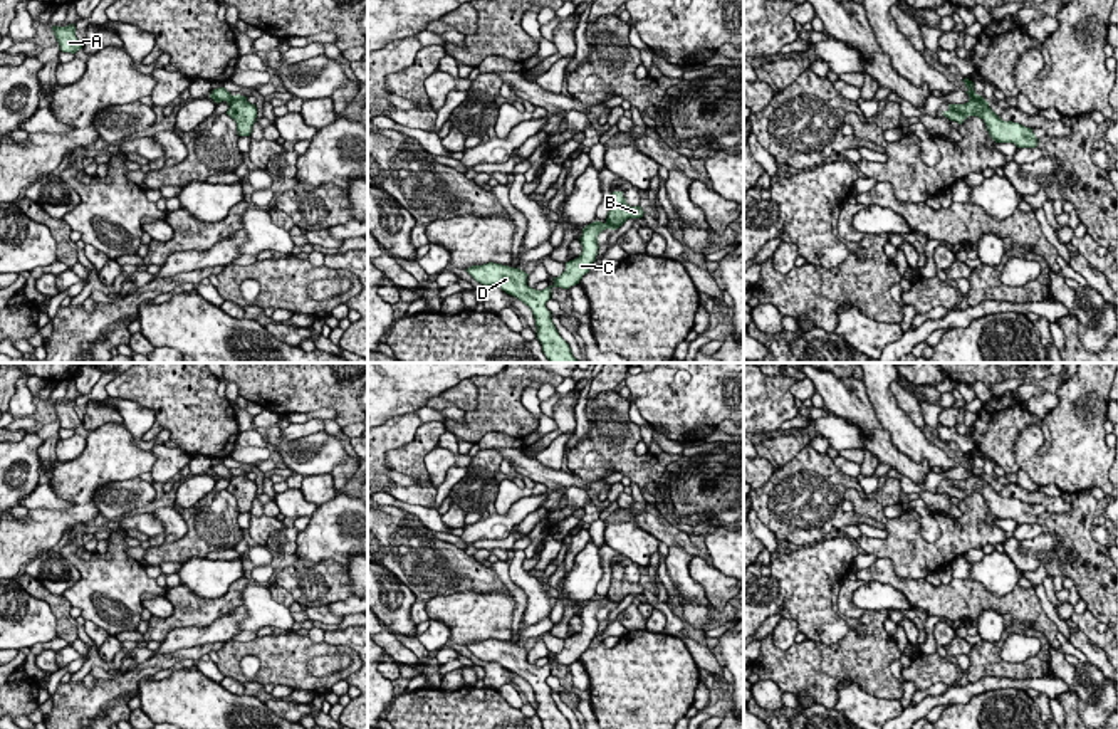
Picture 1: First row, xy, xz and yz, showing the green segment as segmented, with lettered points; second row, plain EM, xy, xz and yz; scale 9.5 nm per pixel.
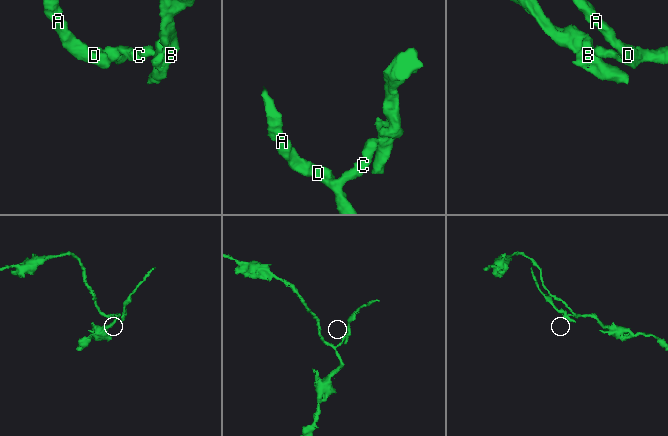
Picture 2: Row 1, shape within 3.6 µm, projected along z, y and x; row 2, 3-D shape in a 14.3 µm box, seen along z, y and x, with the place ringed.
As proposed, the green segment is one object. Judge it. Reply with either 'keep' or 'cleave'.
cleave

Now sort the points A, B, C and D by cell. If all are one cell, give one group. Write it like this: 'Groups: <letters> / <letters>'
Groups: A C D / B

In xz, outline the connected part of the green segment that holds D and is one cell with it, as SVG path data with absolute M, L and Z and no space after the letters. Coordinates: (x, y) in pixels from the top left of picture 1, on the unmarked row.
M494 638L472 642L467 648L477 658L483 662L497 662L530 684L537 702L537 716L541 717L544 729L571 729L569 721L559 712L551 695L551 687L546 684L546 679L551 675L552 662L542 667L532 665L527 662L529 650L519 643L514 645Z

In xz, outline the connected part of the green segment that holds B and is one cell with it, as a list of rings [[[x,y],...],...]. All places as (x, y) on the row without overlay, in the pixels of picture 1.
[[[613,568],[613,578],[608,588],[606,601],[611,606],[619,605],[628,595],[641,595],[641,583],[630,583],[623,573],[623,568]]]

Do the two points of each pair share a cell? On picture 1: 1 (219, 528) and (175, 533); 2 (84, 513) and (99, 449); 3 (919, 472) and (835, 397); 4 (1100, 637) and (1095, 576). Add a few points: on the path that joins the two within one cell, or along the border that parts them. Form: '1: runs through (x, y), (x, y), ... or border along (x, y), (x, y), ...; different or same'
1: border along (167, 503), (187, 526), (187, 533), (173, 543); different
2: runs through (84, 498), (84, 476), (96, 464); same
3: runs through (897, 459), (856, 412); same
4: border along (1086, 608), (1100, 622); different

